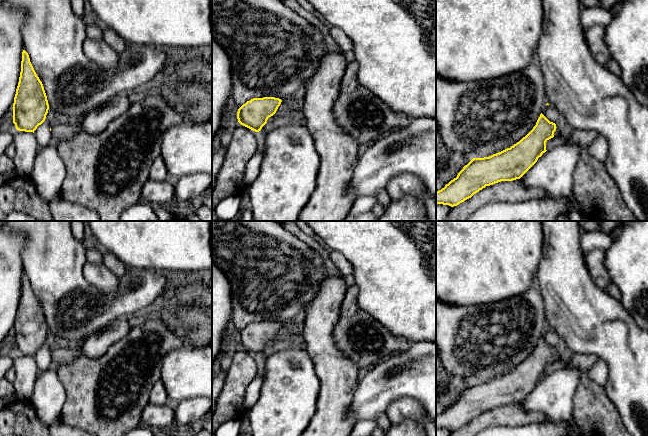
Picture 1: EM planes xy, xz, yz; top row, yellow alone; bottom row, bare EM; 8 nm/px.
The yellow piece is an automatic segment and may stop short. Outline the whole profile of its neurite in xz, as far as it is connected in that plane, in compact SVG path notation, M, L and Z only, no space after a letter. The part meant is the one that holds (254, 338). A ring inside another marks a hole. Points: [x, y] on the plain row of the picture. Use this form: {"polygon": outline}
{"polygon": "M275 321L253 322L238 333L238 346L259 356L267 347L268 342L276 337L281 326L281 323Z"}

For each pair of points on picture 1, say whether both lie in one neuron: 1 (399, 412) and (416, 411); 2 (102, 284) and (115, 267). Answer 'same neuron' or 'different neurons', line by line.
1: same neuron
2: different neurons

